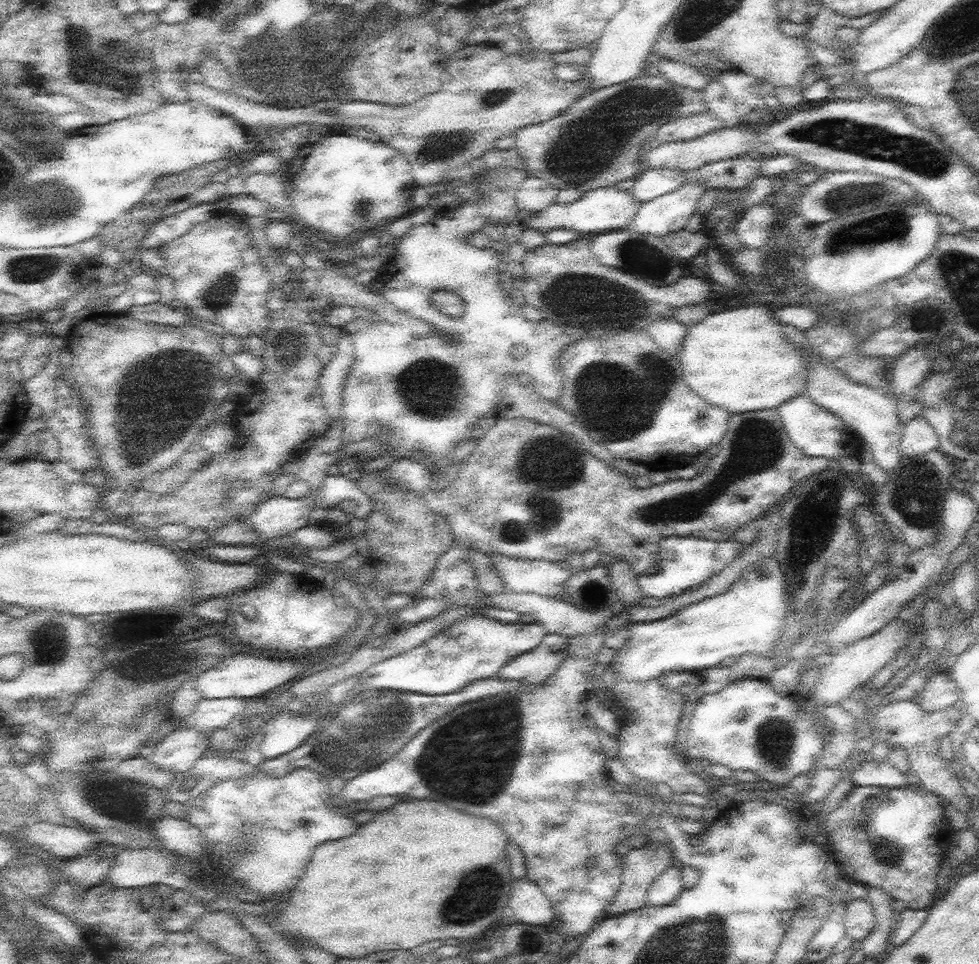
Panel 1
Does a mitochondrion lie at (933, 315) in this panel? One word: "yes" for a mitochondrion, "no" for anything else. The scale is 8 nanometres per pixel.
yes

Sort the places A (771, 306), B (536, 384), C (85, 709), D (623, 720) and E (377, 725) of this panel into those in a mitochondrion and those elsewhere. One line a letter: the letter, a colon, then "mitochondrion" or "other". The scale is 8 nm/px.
A: other
B: other
C: other
D: other
E: mitochondrion

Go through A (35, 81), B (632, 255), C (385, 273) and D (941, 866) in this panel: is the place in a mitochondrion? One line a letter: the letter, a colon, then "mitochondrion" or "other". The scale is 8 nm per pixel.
A: other
B: mitochondrion
C: other
D: other

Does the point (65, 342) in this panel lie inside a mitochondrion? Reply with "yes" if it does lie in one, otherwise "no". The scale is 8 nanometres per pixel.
no

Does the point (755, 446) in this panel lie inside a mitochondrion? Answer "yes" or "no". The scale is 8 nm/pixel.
yes

